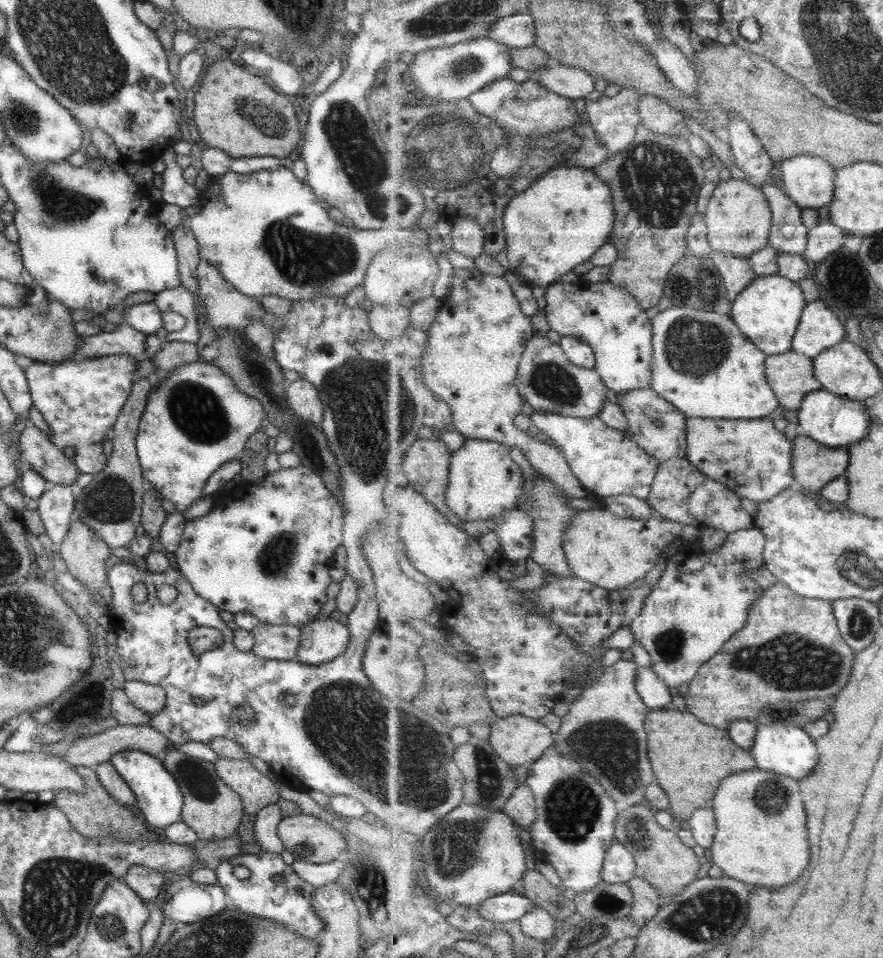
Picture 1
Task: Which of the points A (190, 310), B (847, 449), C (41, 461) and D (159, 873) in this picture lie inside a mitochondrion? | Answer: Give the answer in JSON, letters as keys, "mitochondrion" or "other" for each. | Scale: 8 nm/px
{"A":"other","B":"other","C":"other","D":"other"}

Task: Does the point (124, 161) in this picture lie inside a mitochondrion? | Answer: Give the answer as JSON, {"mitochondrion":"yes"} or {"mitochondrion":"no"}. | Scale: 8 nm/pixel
{"mitochondrion":"no"}

